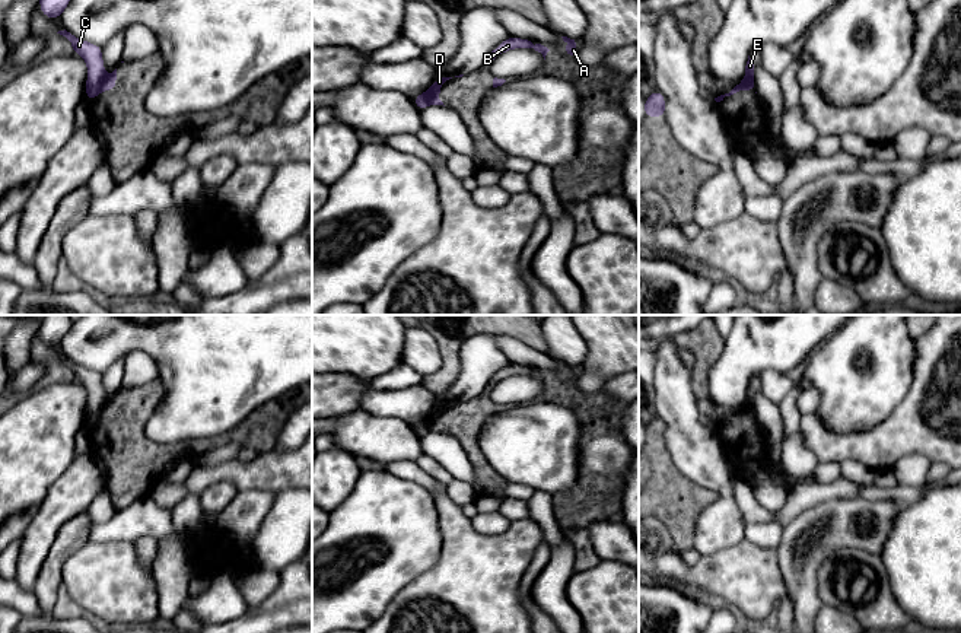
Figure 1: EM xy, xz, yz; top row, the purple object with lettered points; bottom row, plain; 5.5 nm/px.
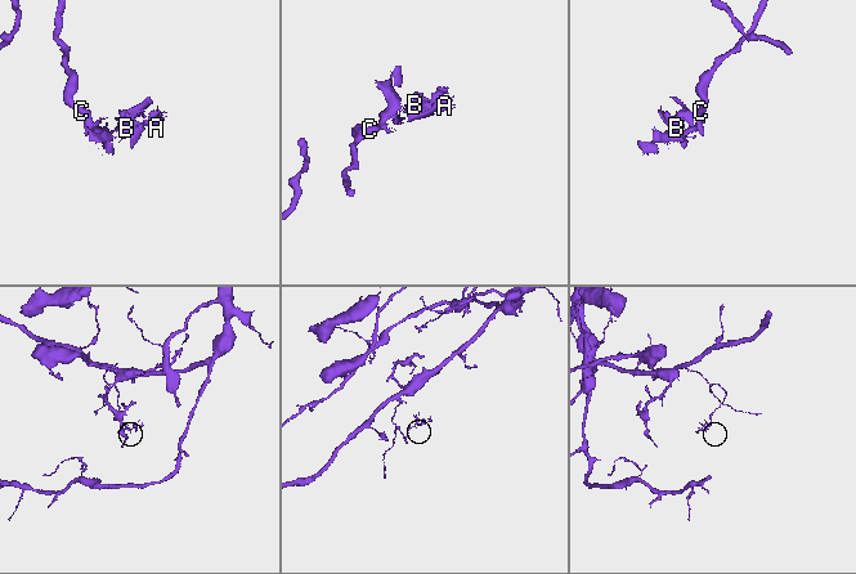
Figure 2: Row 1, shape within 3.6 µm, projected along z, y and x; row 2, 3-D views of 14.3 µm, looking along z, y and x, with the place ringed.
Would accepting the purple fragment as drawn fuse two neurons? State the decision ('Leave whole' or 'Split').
Split

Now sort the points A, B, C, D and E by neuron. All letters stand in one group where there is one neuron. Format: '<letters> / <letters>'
A B D / C E

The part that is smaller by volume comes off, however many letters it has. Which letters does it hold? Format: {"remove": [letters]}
{"remove": ["A", "B", "D"]}

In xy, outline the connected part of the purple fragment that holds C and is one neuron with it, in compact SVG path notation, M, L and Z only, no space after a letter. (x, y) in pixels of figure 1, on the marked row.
M66 29L58 31L57 34L66 36L73 45L73 53L85 58L87 64L86 98L87 98L87 102L93 101L101 92L102 82L105 79L102 47L90 44L85 39L76 38Z

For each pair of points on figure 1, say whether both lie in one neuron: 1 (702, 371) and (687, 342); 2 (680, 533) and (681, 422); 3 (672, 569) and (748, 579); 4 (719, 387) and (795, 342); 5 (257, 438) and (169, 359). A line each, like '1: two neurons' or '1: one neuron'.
1: one neuron
2: two neurons
3: one neuron
4: one neuron
5: two neurons

